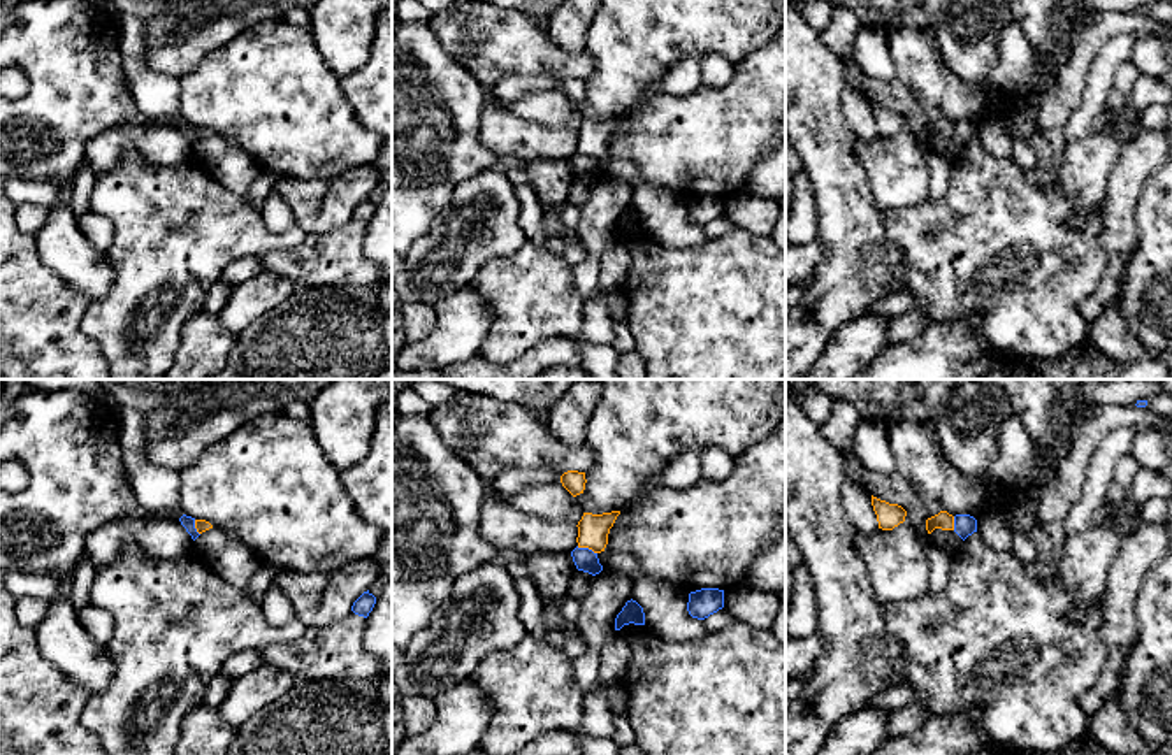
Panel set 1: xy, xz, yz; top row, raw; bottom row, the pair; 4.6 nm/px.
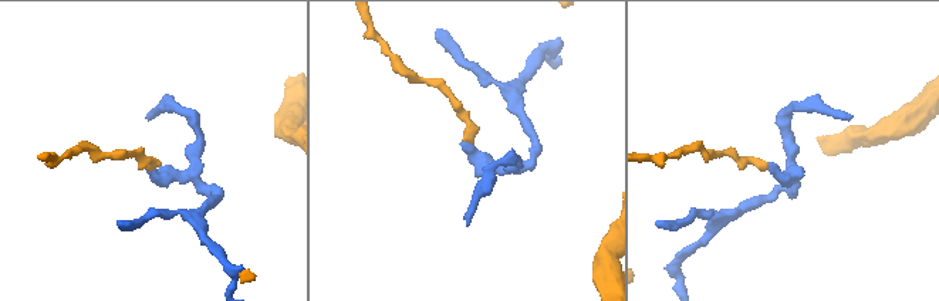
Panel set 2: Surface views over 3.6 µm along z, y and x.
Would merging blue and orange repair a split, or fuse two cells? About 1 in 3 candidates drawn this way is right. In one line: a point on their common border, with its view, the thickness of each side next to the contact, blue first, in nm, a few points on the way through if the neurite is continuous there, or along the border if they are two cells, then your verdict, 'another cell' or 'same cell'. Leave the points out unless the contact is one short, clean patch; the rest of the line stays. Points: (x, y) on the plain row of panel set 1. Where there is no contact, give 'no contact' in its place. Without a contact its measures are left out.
meets blue in xz at (587, 155); 100 nm thick on the blue side, 140 nm on the other; runs through xz (584, 165), (587, 155), (593, 146), (593, 136); same cell

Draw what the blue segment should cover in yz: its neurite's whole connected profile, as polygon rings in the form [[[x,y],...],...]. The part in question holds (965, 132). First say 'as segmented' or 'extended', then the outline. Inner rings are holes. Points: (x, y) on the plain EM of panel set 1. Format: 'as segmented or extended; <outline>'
extended; [[[940,118],[938,121],[926,126],[926,137],[931,140],[935,135],[954,137],[963,147],[977,139],[977,126],[970,121],[949,121]]]

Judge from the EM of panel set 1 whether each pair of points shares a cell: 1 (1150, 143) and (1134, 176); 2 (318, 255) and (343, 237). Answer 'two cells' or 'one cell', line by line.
1: one cell
2: one cell

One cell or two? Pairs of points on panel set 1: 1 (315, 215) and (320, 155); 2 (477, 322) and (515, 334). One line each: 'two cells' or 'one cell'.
1: two cells
2: two cells

